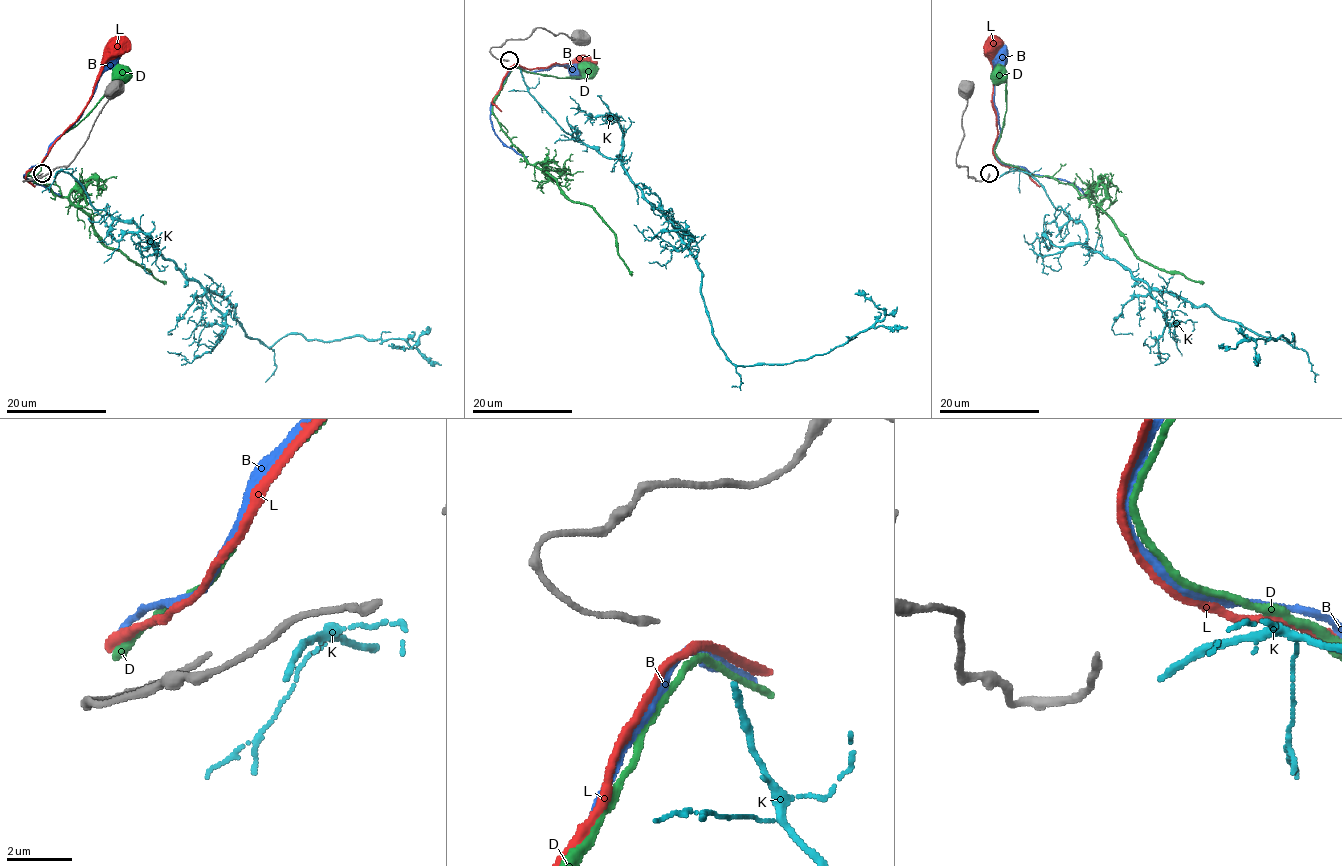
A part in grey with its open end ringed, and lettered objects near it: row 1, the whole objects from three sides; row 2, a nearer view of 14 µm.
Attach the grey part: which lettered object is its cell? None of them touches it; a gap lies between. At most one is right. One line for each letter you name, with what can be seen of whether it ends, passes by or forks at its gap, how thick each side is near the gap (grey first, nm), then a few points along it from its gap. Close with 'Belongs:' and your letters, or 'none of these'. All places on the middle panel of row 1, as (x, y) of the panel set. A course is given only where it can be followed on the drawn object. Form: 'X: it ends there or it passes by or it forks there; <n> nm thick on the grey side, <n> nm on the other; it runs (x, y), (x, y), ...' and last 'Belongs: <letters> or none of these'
K: it ends there; 190 nm thick on the grey side, 190 nm on the other; it runs (520, 69), (556, 122), (618, 159), (671, 224), (734, 364), (830, 353), (885, 316), (855, 293)
Belongs: K

